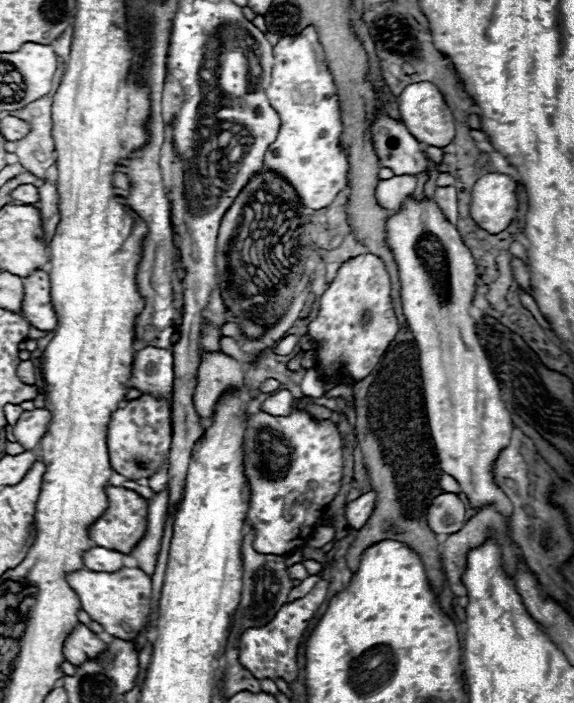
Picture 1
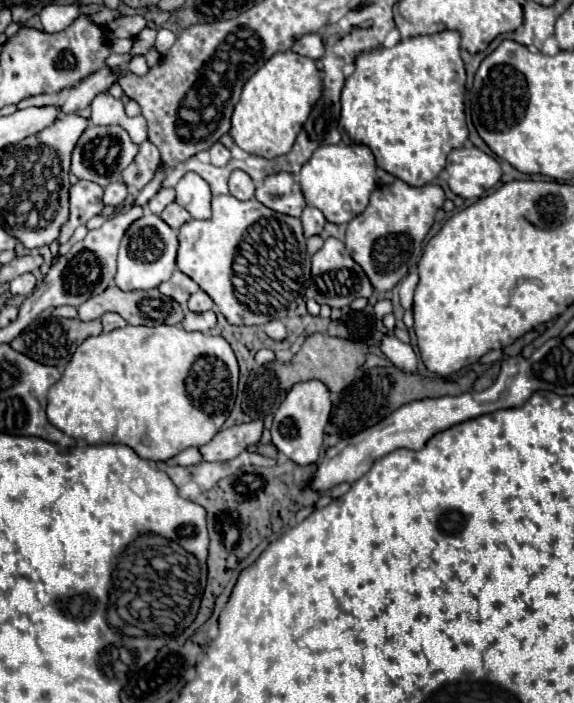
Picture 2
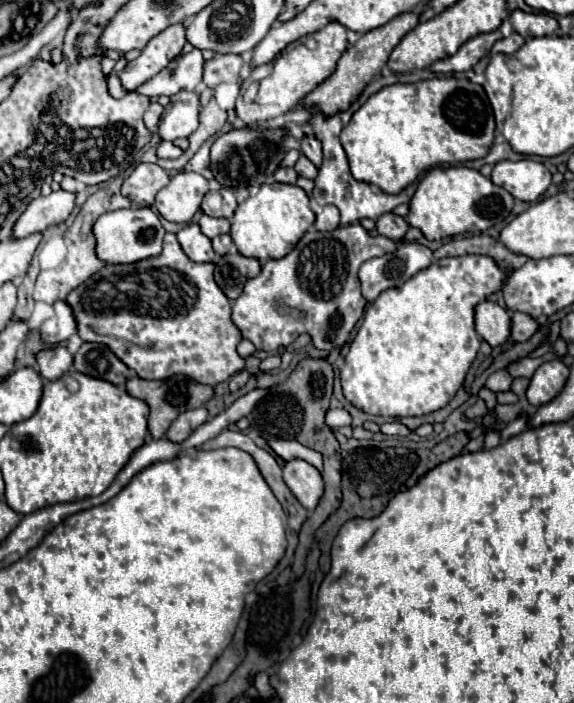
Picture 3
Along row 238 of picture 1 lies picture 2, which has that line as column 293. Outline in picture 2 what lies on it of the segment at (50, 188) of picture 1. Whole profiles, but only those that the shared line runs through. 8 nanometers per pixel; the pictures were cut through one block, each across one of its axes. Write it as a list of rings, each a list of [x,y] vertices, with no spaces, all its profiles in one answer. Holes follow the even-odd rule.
[[[306,34],[304,38],[300,38],[300,40],[294,42],[292,50],[296,54],[300,54],[300,56],[308,56],[312,60],[318,60],[324,54],[324,44],[322,44],[320,34]]]

